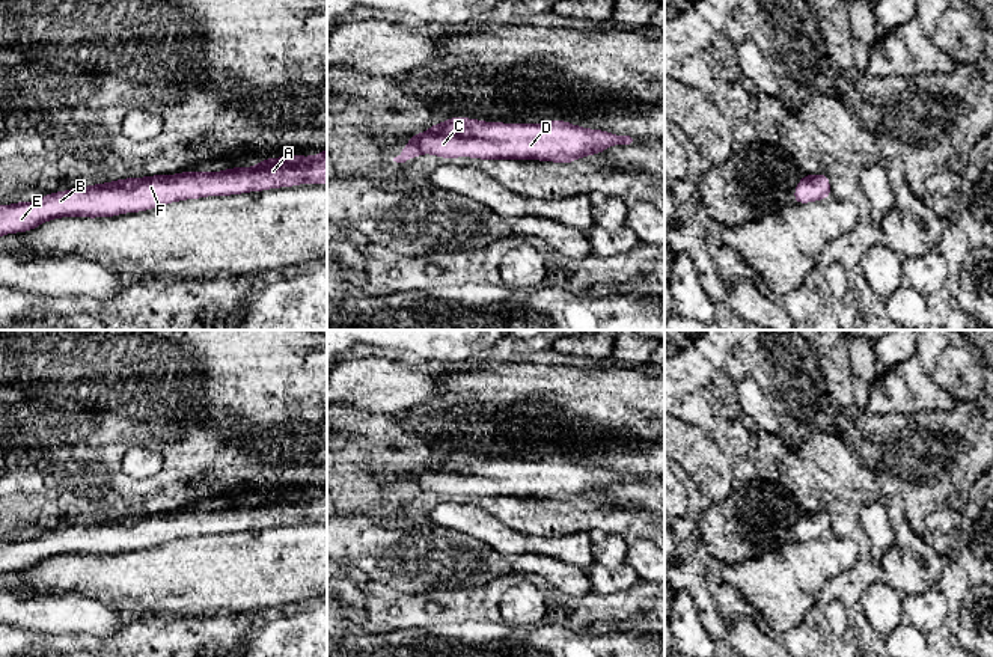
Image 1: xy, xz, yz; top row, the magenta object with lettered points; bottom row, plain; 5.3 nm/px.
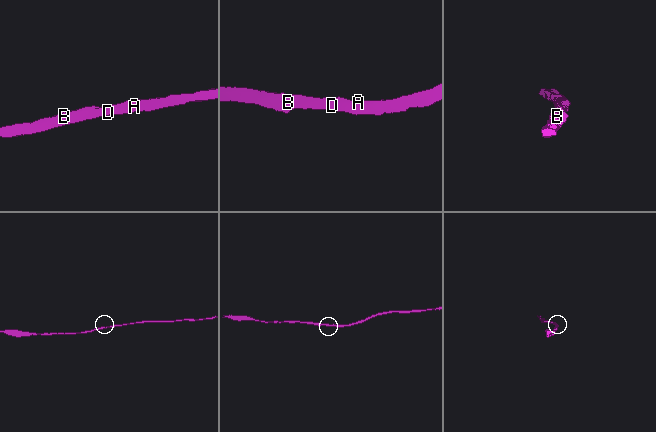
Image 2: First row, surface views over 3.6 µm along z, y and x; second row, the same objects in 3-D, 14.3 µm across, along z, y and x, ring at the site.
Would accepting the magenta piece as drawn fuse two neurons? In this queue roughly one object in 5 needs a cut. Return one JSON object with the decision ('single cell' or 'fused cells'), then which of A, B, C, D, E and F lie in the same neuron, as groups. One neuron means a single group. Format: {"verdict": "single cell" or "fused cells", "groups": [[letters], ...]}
{"verdict": "single cell", "groups": [["A", "B", "C", "D", "E", "F"]]}

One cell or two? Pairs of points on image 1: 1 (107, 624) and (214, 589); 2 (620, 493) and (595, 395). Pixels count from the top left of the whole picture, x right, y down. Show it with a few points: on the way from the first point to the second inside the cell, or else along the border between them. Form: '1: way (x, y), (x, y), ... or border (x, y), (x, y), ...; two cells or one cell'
1: border (88, 597), (119, 614); two cells
2: border (641, 439), (604, 436), (577, 443), (573, 451); two cells

